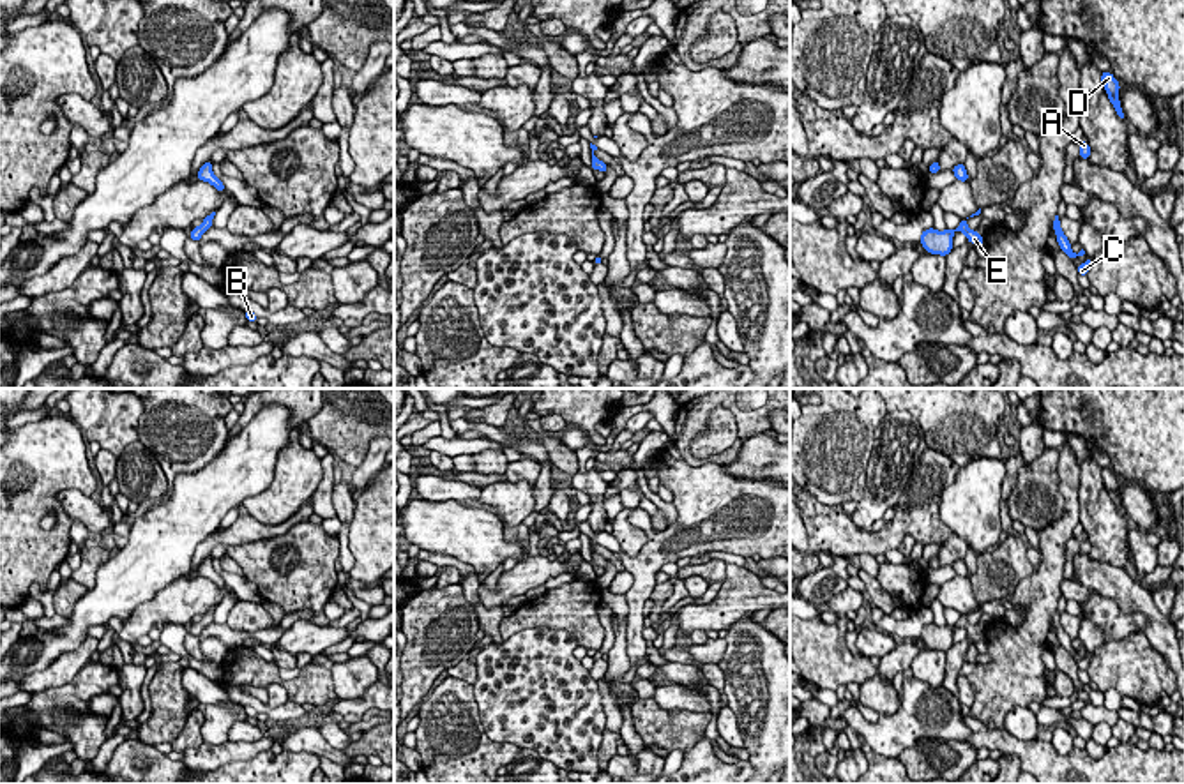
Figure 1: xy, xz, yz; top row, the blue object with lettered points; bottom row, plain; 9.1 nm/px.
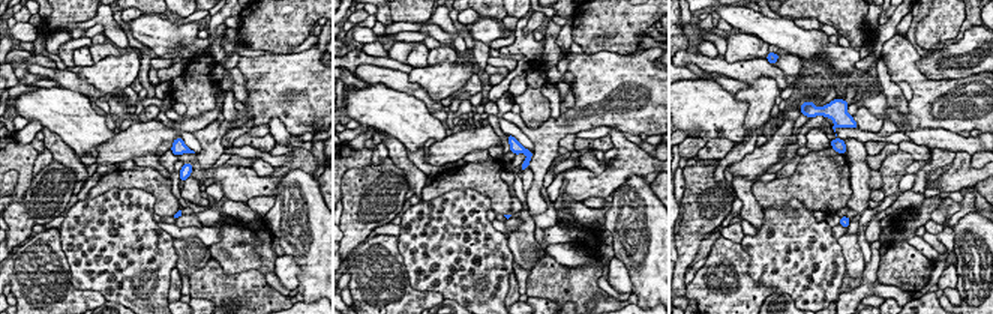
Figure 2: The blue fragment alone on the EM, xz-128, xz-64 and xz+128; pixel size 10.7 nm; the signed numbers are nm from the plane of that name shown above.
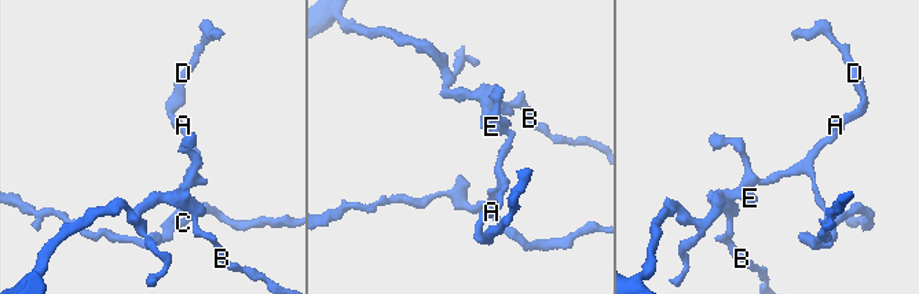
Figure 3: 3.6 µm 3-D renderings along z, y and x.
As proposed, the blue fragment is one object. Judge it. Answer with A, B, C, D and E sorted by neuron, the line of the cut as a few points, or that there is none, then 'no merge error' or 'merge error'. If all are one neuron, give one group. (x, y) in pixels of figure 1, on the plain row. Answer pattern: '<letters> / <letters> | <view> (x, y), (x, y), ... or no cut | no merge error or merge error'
A B C D E | no cut | no merge error

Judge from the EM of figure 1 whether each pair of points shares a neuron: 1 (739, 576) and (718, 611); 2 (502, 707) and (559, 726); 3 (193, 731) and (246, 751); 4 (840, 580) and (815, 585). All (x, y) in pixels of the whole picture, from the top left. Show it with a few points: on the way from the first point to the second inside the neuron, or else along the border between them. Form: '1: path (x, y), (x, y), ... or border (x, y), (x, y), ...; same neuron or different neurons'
1: path (739, 585), (739, 590), (727, 603); same neuron
2: path (516, 707), (539, 707), (545, 712); same neuron
3: border (204, 742), (181, 753); different neurons
4: path (834, 580), (820, 585); same neuron

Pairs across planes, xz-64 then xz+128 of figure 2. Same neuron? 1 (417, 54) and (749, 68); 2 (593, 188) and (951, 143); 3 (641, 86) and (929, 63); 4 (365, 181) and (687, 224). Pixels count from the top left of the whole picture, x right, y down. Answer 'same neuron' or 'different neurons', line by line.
1: different neurons
2: different neurons
3: different neurons
4: same neuron

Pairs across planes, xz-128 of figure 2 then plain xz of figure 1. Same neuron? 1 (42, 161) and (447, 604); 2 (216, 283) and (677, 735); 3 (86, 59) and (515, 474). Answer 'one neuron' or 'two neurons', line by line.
1: two neurons
2: one neuron
3: two neurons

